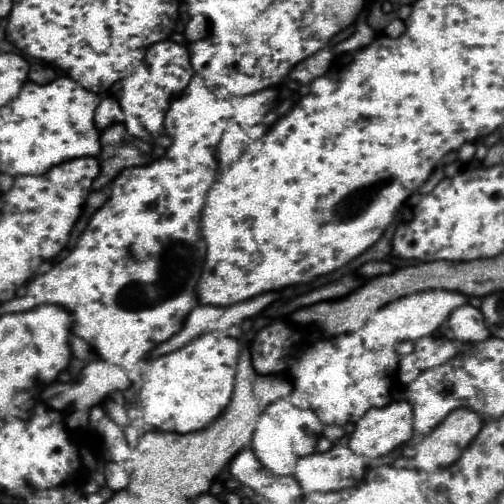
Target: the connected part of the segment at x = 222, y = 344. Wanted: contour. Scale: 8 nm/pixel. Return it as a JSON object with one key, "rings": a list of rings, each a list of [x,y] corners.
{"rings":[[[226,332],[198,336],[180,350],[156,358],[148,370],[148,396],[142,402],[142,418],[156,430],[190,434],[204,430],[226,410],[232,390],[240,346]]]}

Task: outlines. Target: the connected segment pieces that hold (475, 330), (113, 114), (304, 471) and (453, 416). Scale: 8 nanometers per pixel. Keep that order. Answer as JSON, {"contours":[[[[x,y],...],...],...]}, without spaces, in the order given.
{"contours":[[[[470,304],[460,306],[454,310],[448,318],[448,328],[454,332],[454,336],[462,342],[482,342],[490,336],[482,312]]],[[[104,98],[100,102],[100,106],[96,108],[96,116],[94,116],[94,122],[100,130],[116,124],[116,122],[122,122],[124,120],[124,112],[120,108],[120,104],[114,100],[114,98]]],[[[334,444],[328,452],[314,452],[296,464],[294,478],[306,494],[346,490],[366,474],[366,462],[344,444]]],[[[458,408],[452,410],[426,438],[416,444],[418,470],[432,472],[436,468],[450,466],[462,454],[462,450],[478,436],[484,420],[478,412]]]]}

